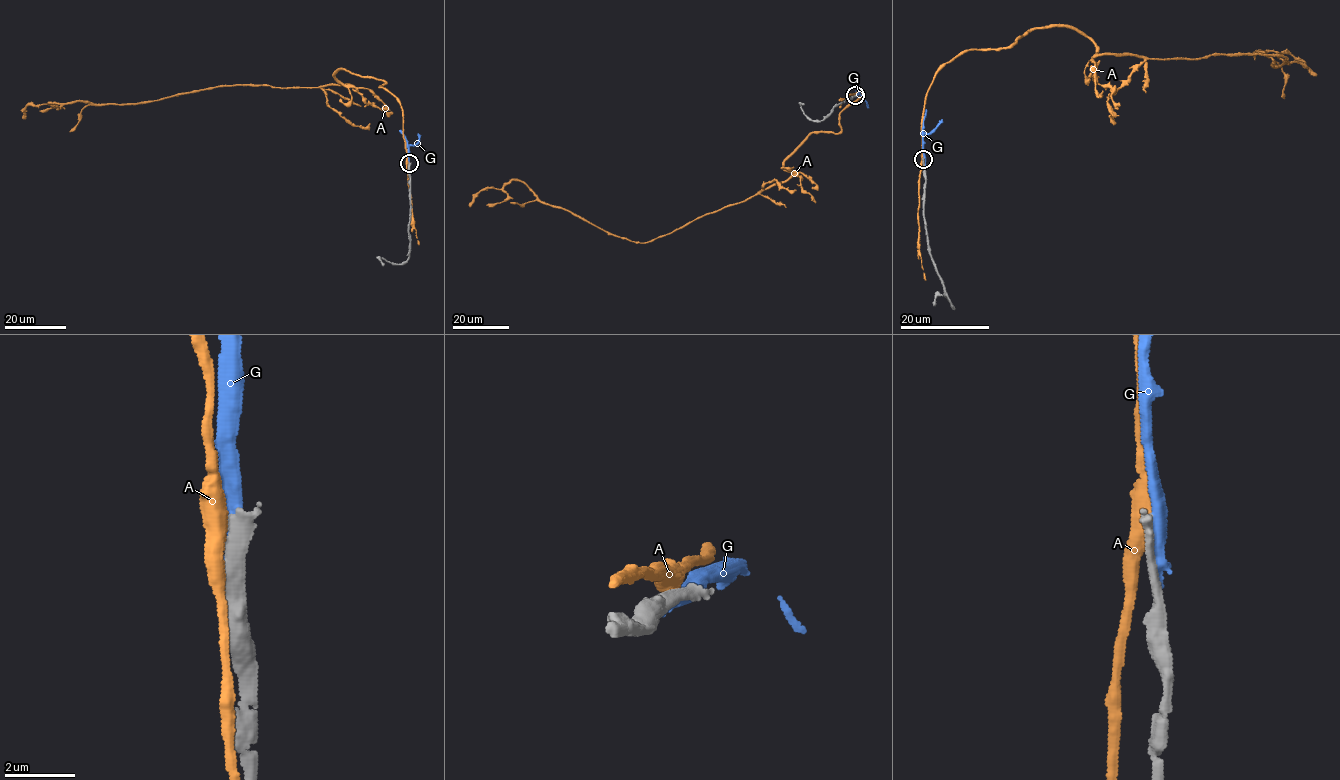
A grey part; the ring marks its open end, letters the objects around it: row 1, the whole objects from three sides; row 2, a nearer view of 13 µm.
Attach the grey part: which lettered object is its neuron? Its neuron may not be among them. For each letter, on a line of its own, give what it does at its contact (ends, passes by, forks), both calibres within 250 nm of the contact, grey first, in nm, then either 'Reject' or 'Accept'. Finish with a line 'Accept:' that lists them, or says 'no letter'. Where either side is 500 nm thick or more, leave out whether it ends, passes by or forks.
A: It passes by. Thickness 440 nm (grey) against 480 nm. Reject
G: It ends there. Thickness 360 nm (grey) against 440 nm. Reject
Accept: no letter

